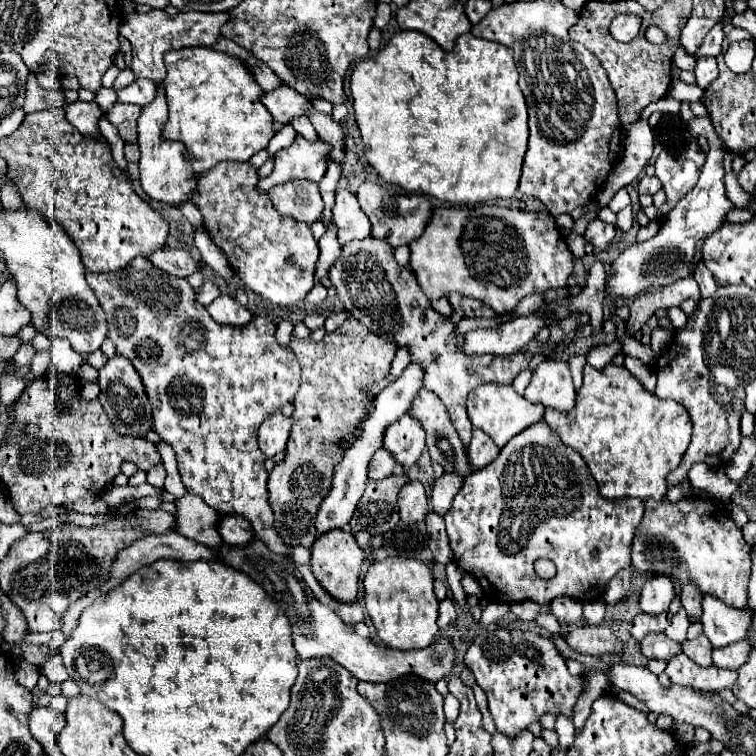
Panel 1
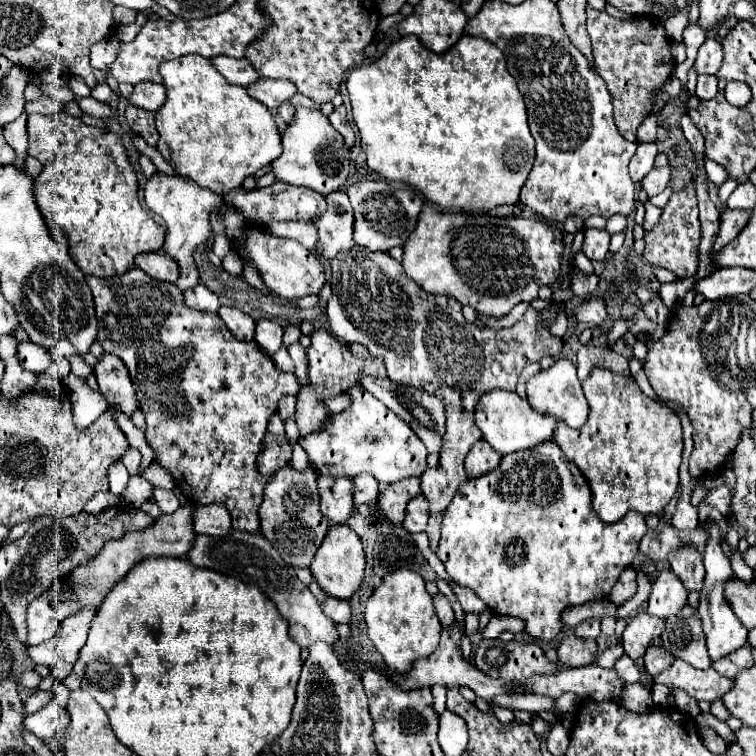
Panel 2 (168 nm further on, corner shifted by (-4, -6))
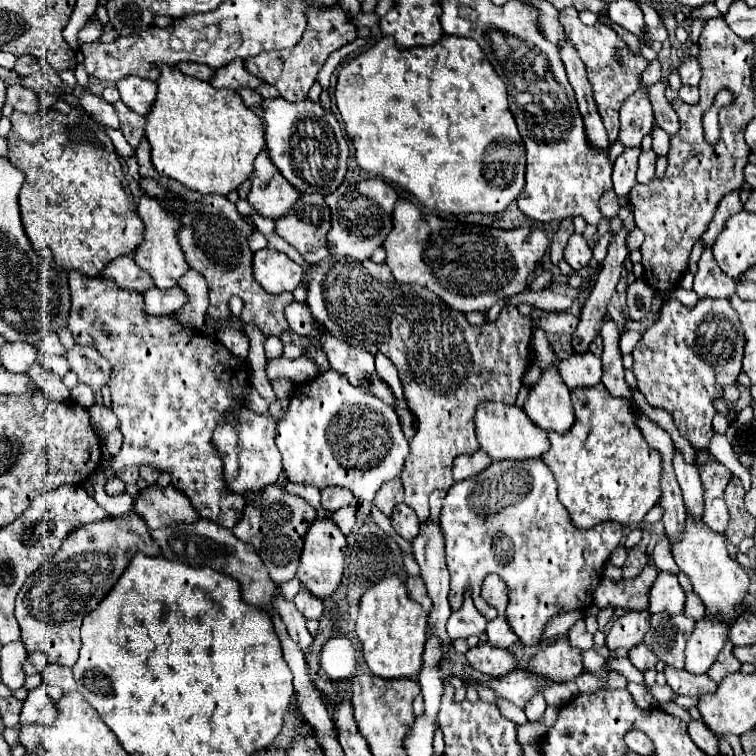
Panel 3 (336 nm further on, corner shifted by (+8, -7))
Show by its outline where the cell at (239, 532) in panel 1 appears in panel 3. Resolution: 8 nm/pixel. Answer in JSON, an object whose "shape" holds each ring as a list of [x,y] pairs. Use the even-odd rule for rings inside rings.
{"shape":[[[150,484],[134,498],[132,512],[144,518],[148,528],[162,528],[168,524],[182,524],[184,520],[196,520],[196,512],[192,512],[192,504],[184,500],[172,484],[158,486]]]}

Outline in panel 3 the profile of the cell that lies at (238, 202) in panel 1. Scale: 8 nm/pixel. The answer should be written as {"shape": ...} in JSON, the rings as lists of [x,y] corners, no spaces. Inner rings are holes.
{"shape":[[[264,248],[254,254],[254,278],[268,294],[280,294],[294,290],[302,282],[304,270],[284,252]]]}

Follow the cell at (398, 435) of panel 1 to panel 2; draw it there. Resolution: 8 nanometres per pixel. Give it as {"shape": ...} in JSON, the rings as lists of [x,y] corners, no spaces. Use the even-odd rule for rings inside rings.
{"shape":[[[362,385],[350,391],[352,405],[334,415],[330,423],[320,431],[300,437],[300,445],[308,453],[310,463],[322,475],[348,475],[372,473],[378,481],[400,481],[406,477],[420,477],[424,473],[428,451],[420,443],[418,435],[404,423],[394,411],[390,411],[382,401],[364,391]]]}

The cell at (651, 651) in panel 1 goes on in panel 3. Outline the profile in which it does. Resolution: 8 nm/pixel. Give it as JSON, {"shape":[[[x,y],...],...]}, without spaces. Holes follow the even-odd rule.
{"shape":[[[646,644],[634,646],[634,648],[628,652],[628,658],[630,658],[630,662],[632,662],[640,672],[646,672],[646,670],[654,668],[656,662],[658,662],[656,654],[654,654]]]}

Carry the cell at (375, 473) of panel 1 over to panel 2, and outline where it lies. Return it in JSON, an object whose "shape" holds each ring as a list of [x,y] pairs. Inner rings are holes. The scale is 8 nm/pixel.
{"shape":[[[368,473],[356,475],[354,483],[356,483],[356,491],[354,491],[354,495],[356,495],[356,505],[368,503],[368,501],[376,499],[378,493],[380,493],[378,481],[376,481],[372,475],[368,475]]]}

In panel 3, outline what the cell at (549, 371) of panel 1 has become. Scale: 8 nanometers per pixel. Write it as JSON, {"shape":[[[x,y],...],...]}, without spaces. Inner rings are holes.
{"shape":[[[548,368],[542,378],[530,388],[524,402],[526,416],[542,430],[564,434],[574,424],[574,408],[570,402],[570,390],[560,380],[554,368]]]}

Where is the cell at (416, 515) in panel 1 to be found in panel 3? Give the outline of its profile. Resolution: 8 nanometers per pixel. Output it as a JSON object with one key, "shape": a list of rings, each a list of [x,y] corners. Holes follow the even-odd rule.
{"shape":[[[396,504],[390,520],[392,520],[392,526],[398,536],[402,536],[408,542],[412,542],[416,538],[416,532],[420,530],[420,520],[408,504]]]}

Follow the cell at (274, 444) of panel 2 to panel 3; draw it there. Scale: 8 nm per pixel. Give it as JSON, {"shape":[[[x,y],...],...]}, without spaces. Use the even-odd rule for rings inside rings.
{"shape":[[[242,406],[236,408],[236,412],[226,418],[218,428],[212,432],[212,444],[214,450],[220,452],[222,464],[224,464],[224,482],[228,484],[228,490],[234,494],[246,494],[252,490],[266,488],[268,484],[276,484],[282,474],[282,460],[280,452],[274,444],[274,430],[276,420],[272,416],[256,414],[250,408]]]}

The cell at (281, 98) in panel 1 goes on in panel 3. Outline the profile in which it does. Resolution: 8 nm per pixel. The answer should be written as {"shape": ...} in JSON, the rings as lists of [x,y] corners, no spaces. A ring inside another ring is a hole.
{"shape":[[[232,60],[232,64],[226,64],[224,68],[218,68],[214,72],[214,76],[210,78],[210,84],[214,88],[230,88],[230,90],[238,90],[238,88],[256,88],[262,84],[260,78],[252,76],[246,66],[244,60]]]}

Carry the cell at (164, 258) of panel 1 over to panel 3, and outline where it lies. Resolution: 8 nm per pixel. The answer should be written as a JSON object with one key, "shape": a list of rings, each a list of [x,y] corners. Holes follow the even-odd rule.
{"shape":[[[120,256],[120,258],[112,260],[102,270],[100,276],[112,280],[120,288],[128,288],[128,290],[136,290],[136,292],[144,292],[144,288],[154,286],[152,278],[146,272],[140,272],[140,268],[136,268],[136,262],[132,260],[132,256]]]}

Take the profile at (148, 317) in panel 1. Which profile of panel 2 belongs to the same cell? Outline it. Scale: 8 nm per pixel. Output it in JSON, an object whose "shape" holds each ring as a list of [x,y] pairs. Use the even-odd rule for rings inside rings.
{"shape":[[[132,267],[126,275],[112,279],[96,279],[88,275],[86,281],[94,295],[96,317],[100,319],[98,343],[106,353],[120,357],[130,371],[138,391],[140,409],[146,417],[146,441],[156,449],[156,463],[170,471],[176,487],[186,495],[186,499],[200,505],[224,503],[232,515],[234,529],[258,535],[258,509],[264,499],[268,477],[258,471],[256,457],[260,453],[268,421],[278,411],[278,401],[284,395],[296,395],[300,391],[298,377],[294,373],[280,371],[272,357],[262,353],[256,341],[238,341],[218,319],[218,313],[190,309],[184,303],[184,293],[178,285],[174,285],[174,291],[164,293],[170,295],[170,299],[174,293],[170,309],[152,311],[152,283],[160,281],[148,277],[140,267]]]}

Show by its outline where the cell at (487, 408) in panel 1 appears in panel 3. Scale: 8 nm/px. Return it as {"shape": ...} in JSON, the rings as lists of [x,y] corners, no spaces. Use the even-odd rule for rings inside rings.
{"shape":[[[480,404],[476,412],[476,436],[480,442],[480,448],[488,452],[492,460],[528,460],[528,458],[540,458],[548,448],[550,440],[548,434],[532,424],[528,416],[518,406],[508,404]]]}

